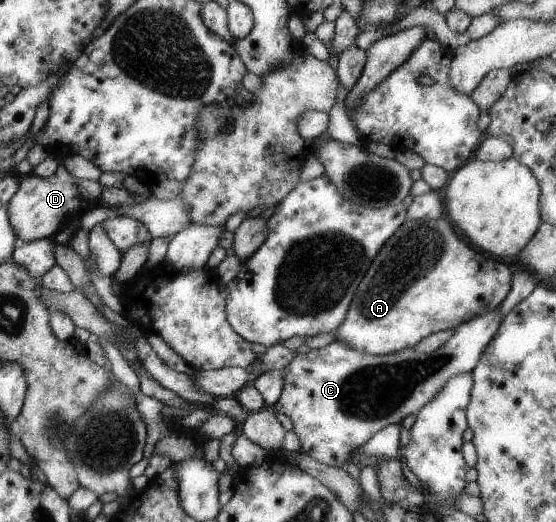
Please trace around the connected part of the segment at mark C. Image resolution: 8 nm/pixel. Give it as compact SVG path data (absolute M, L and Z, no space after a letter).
M488 310L455 327L454 333L432 353L406 348L394 353L370 355L364 350L347 346L340 340L332 340L321 348L312 348L307 353L296 354L282 370L283 386L279 398L270 407L275 413L288 416L293 432L300 440L300 452L327 466L342 466L344 461L379 429L390 424L400 424L406 415L416 415L422 406L437 394L446 380L458 374L469 374L488 342L494 337L501 322L496 310Z

